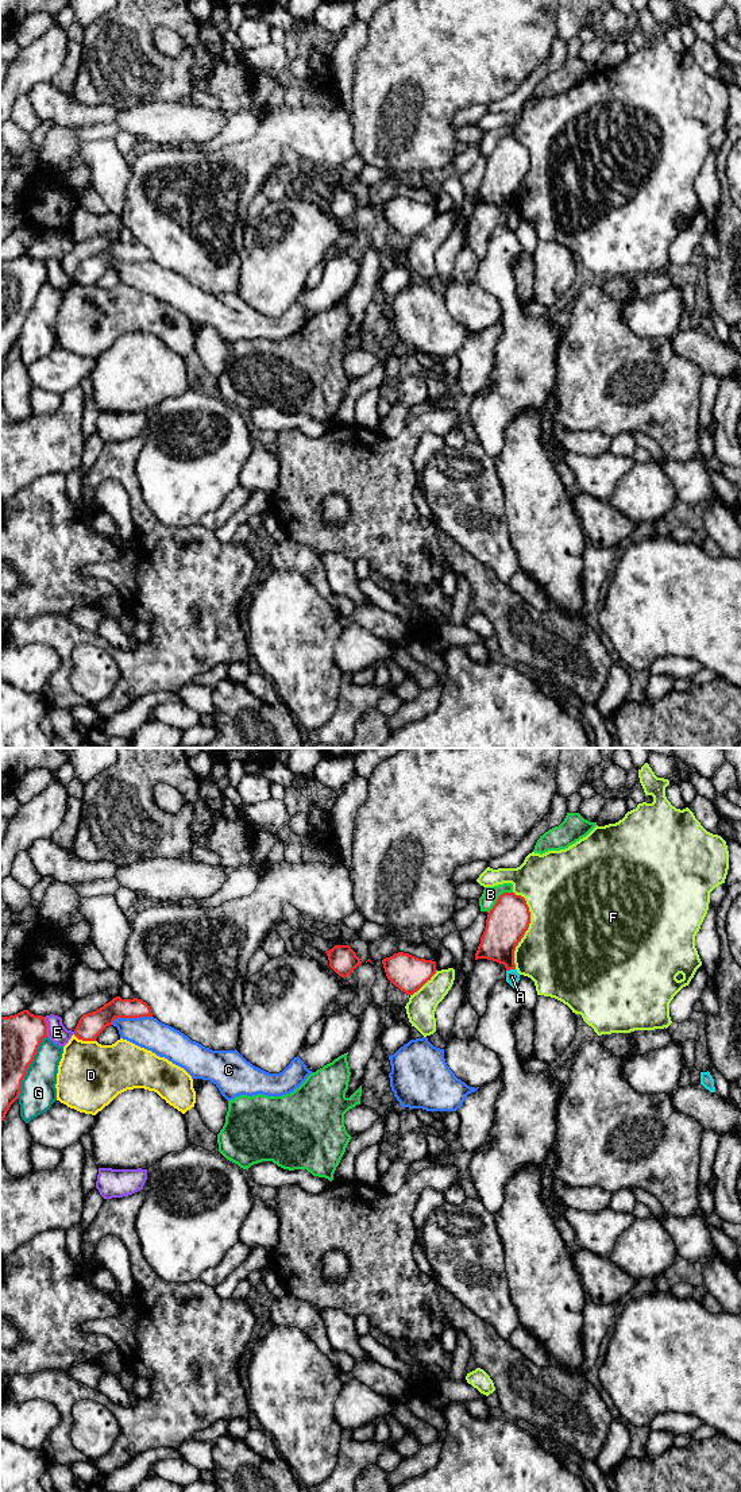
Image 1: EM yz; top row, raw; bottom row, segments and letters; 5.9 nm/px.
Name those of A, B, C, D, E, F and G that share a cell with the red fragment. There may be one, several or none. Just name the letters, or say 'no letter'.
A

